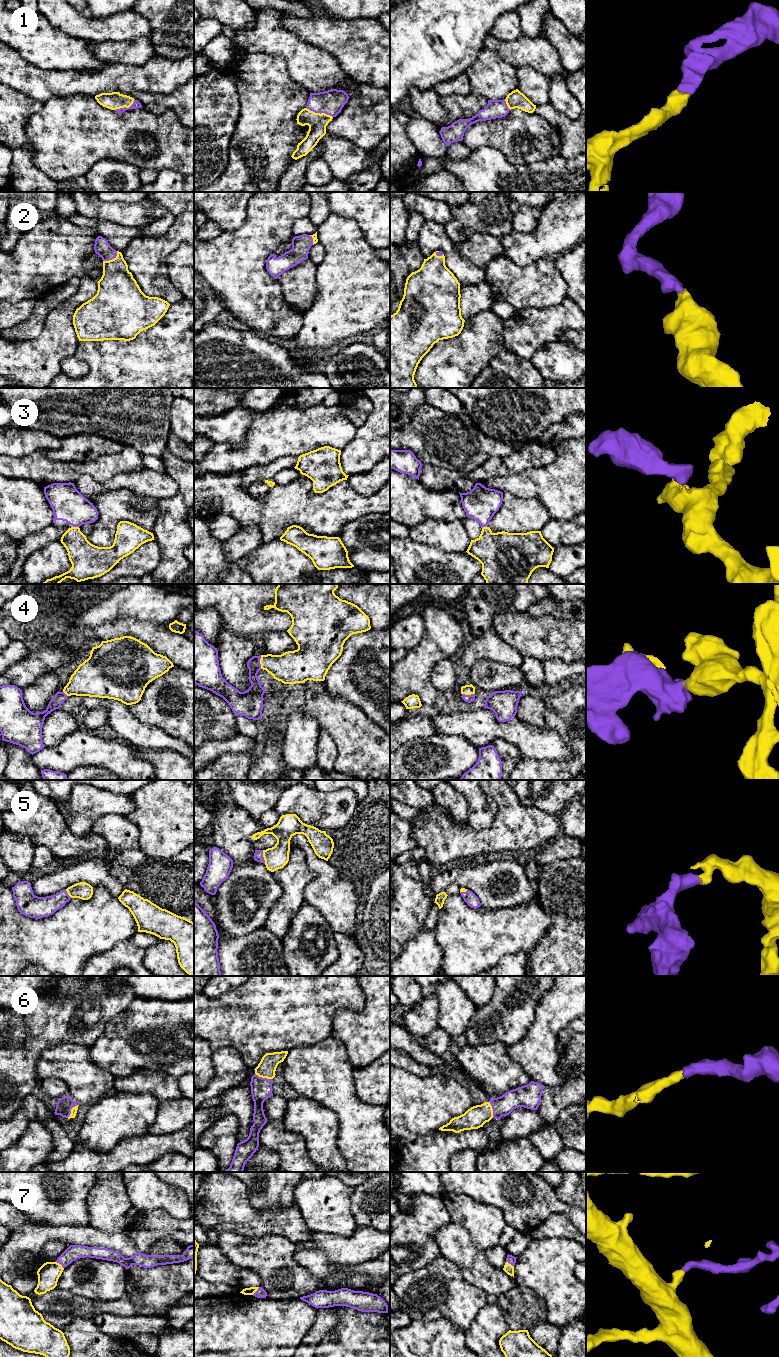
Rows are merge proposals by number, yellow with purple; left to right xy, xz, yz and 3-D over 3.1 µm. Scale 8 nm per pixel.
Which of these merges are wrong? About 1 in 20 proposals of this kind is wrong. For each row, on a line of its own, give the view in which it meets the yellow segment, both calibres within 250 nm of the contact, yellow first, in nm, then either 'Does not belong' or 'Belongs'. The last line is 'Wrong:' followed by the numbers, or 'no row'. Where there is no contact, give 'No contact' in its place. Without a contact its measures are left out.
1: Touches yellow in xz. Thickness 150 nm (yellow) against 200 nm. Belongs
2: Touches yellow in xy. Thickness 320 nm (yellow) against 120 nm. Belongs
3: Touches yellow in xy. Thickness 240 nm (yellow) against 280 nm. Belongs
4: Touches yellow in xz. Thickness 260 nm (yellow) against 130 nm. Belongs
5: Touches yellow in xz. Thickness 180 nm (yellow) against 80 nm. Belongs
6: Touches yellow in xz. Thickness 150 nm (yellow) against 180 nm. Belongs
7: Touches yellow in xy. Thickness 180 nm (yellow) against 120 nm. Belongs
Wrong: no row

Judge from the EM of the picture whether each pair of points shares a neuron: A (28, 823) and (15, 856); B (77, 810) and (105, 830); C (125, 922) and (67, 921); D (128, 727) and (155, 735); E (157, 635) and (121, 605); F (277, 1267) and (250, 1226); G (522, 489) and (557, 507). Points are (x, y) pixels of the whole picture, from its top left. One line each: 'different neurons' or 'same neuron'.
A: different neurons
B: different neurons
C: same neuron
D: same neuron
E: different neurons
F: different neurons
G: same neuron

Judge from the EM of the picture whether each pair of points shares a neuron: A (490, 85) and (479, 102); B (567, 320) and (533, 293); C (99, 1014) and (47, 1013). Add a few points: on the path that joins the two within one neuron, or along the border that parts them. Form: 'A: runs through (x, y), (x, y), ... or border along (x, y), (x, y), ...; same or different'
A: border along (470, 92), (481, 95), (487, 100); different
B: border along (566, 295), (557, 305), (544, 308), (527, 308); different
C: runs through (86, 1014), (60, 1014); same

